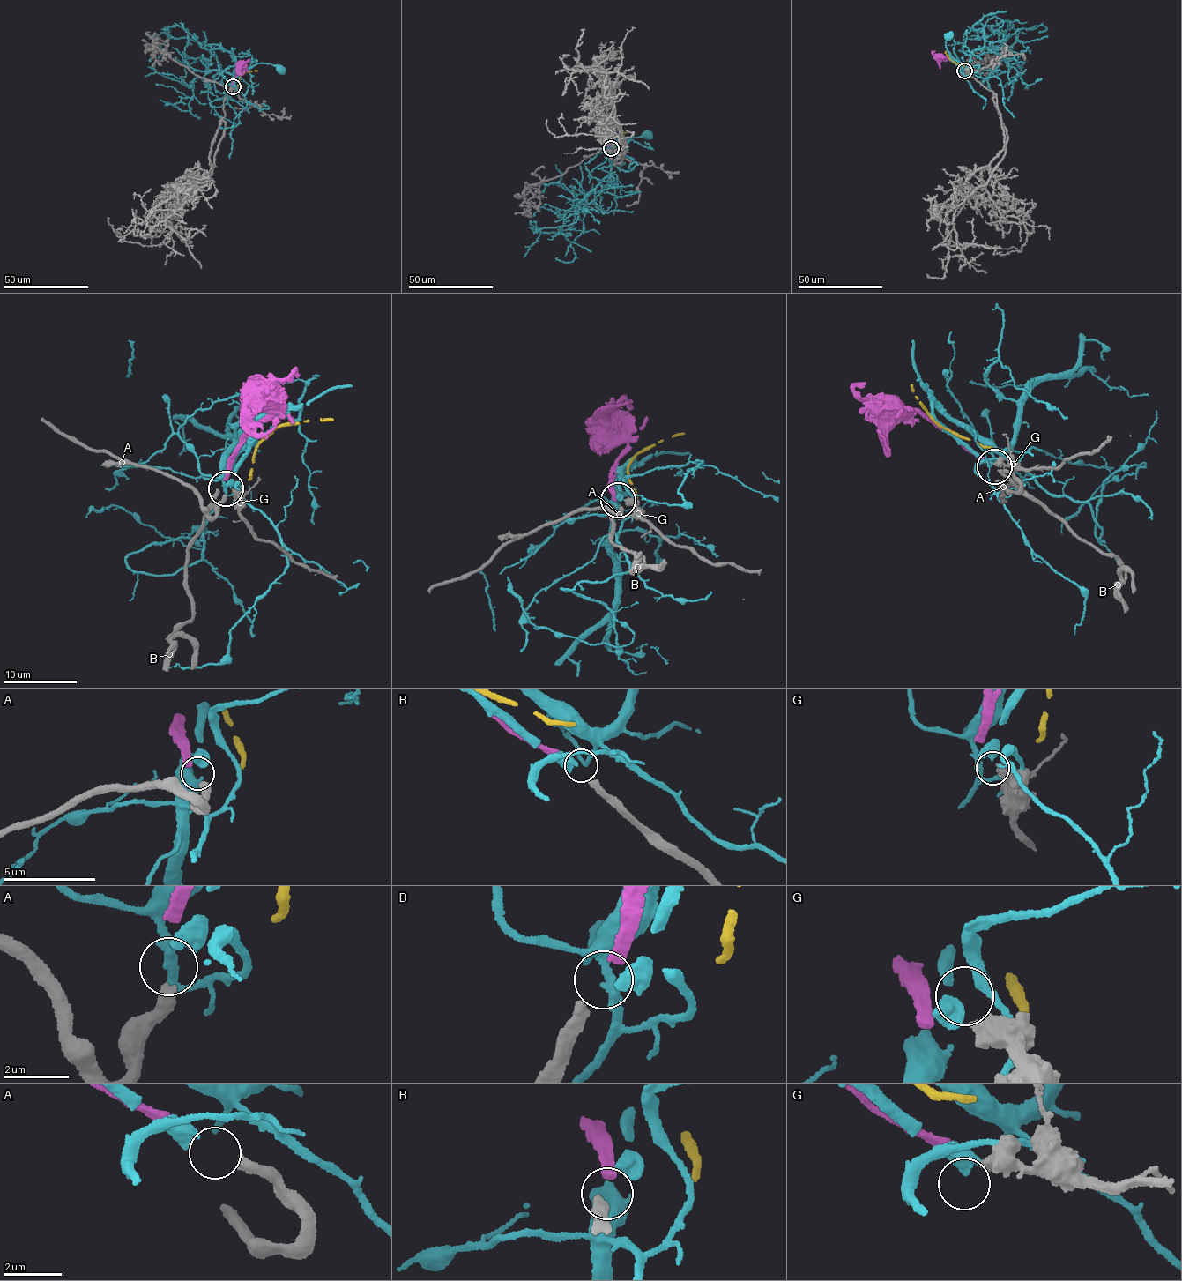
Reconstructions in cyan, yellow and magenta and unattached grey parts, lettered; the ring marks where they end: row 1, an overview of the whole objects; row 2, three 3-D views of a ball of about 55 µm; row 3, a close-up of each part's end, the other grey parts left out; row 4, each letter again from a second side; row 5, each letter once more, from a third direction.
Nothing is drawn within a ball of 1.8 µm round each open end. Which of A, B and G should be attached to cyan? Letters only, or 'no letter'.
A

